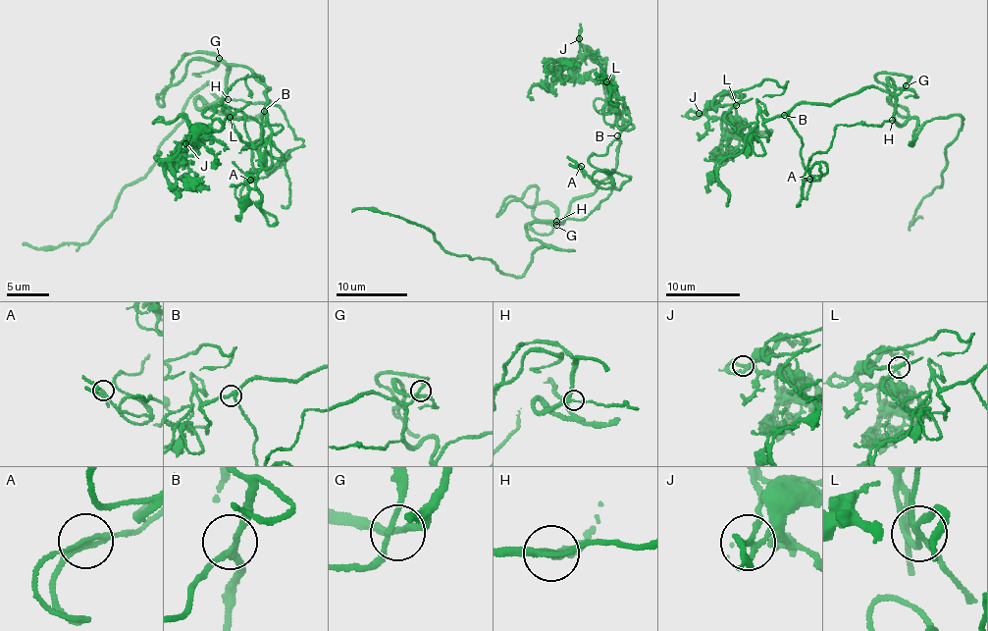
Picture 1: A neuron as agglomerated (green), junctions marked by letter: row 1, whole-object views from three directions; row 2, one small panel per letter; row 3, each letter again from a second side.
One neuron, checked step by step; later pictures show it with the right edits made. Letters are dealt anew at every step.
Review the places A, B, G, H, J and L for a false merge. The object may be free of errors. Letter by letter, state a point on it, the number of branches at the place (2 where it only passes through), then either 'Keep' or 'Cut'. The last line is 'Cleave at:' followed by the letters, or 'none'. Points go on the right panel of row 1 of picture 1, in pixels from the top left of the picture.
A: Place: (809, 179). Branches: 3. Keep
B: Place: (784, 115). Branches: 3. Keep
G: Place: (906, 85). Branches: 4. Keep
H: Place: (892, 120). Branches: 3. Keep
J: Place: (699, 113). Branches: 4. Keep
L: Place: (736, 105). Branches: 4. Keep
Cleave at: none

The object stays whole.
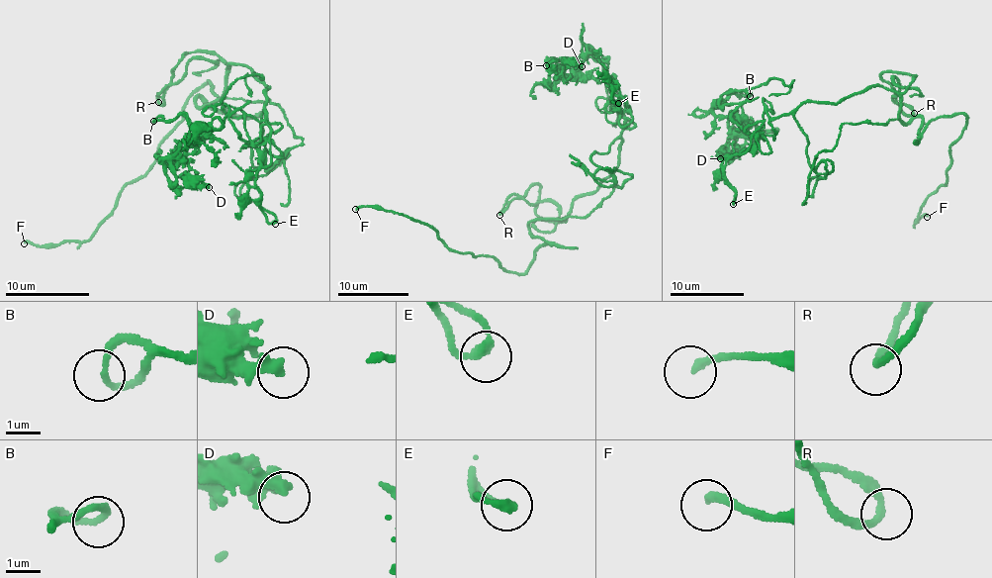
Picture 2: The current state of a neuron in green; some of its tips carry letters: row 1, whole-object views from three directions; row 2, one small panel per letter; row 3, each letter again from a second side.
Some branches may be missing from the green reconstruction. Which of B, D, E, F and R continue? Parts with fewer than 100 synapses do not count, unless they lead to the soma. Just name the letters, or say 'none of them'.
F

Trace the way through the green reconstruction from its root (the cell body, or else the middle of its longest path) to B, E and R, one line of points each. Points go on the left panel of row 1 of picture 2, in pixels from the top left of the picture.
B: (227, 70), (248, 65), (269, 87), (266, 117), (244, 117), (251, 142), (225, 117), (153, 121)
E: (227, 70), (248, 65), (269, 87), (266, 117), (247, 115), (244, 130), (259, 155), (260, 206), (275, 224)
R: (227, 70), (224, 62), (217, 64), (206, 59), (191, 58), (186, 72), (165, 91), (165, 100), (158, 102)

